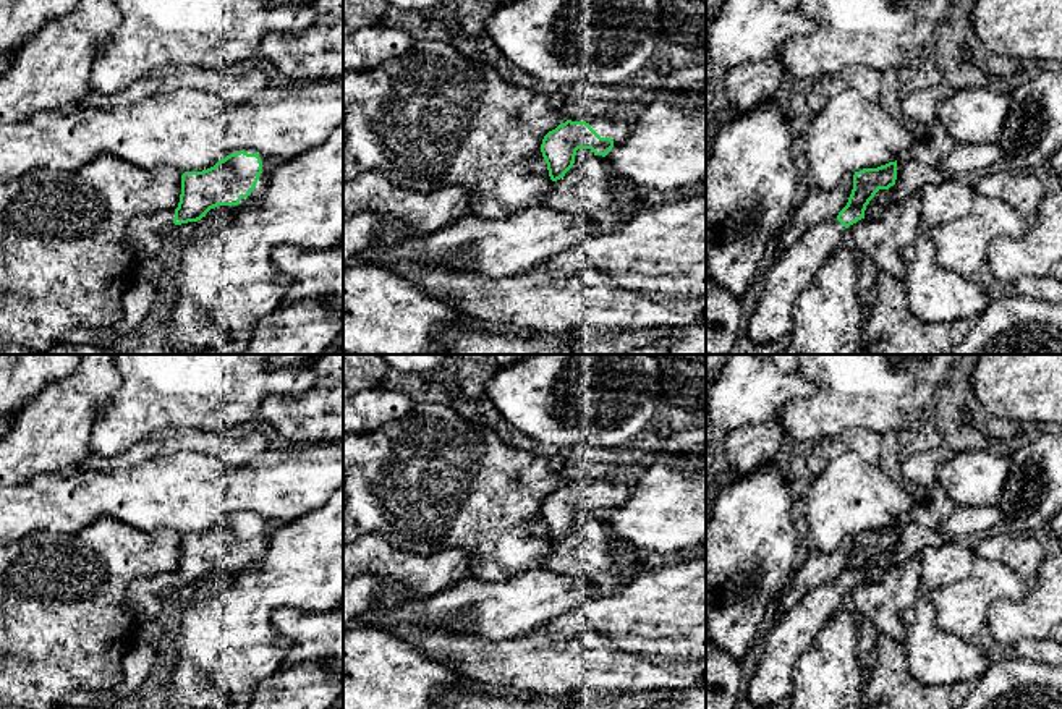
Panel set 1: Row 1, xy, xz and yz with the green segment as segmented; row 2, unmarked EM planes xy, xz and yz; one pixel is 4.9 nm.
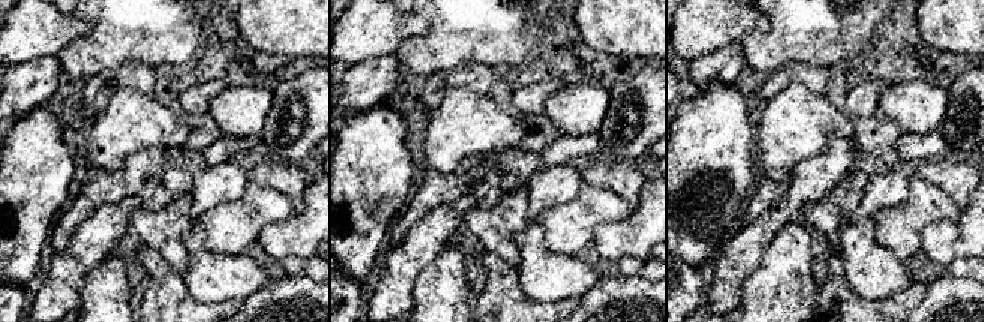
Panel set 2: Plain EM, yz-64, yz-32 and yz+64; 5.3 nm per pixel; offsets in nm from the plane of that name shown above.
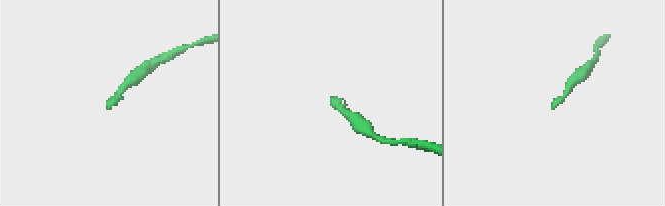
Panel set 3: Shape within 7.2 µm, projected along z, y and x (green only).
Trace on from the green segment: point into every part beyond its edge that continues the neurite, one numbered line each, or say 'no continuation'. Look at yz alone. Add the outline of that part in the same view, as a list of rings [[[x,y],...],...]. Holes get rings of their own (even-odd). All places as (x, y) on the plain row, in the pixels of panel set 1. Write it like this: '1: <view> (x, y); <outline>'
1: yz (789, 638); [[[827,581],[808,592],[769,628],[764,652],[748,686],[753,704],[779,703],[793,693],[793,667],[816,636],[843,609],[845,591]]]

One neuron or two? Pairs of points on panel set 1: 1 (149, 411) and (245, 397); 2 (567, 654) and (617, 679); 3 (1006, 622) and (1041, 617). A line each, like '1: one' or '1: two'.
1: one
2: one
3: one

